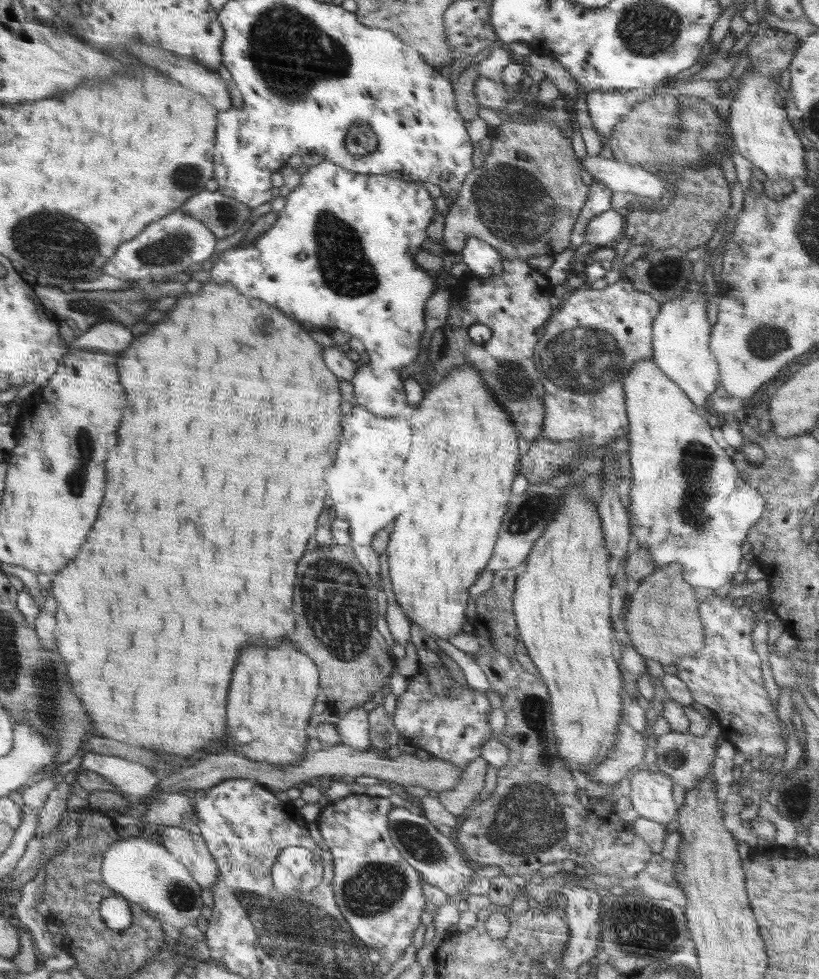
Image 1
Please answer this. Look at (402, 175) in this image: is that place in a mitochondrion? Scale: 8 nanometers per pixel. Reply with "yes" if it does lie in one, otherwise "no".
no

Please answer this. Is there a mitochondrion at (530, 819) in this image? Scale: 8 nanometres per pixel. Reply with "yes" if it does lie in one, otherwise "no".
yes

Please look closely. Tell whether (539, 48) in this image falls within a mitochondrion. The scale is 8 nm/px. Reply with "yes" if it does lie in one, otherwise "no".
no

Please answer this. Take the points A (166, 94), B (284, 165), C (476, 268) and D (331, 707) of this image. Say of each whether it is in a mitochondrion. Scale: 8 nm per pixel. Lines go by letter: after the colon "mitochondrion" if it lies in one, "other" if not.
A: other
B: other
C: other
D: other

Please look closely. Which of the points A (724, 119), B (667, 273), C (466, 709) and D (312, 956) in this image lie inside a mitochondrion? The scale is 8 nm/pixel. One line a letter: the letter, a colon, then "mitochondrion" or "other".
A: other
B: mitochondrion
C: other
D: mitochondrion

